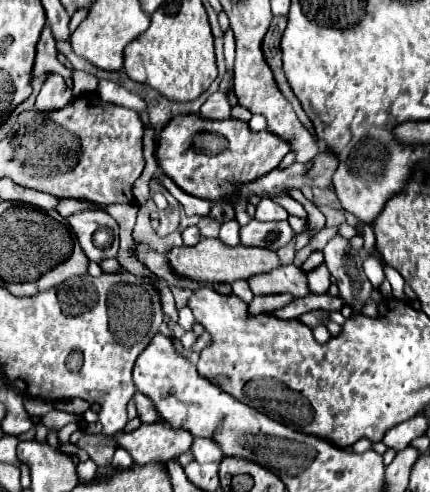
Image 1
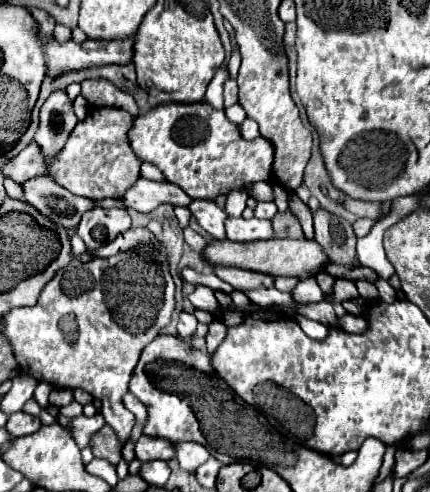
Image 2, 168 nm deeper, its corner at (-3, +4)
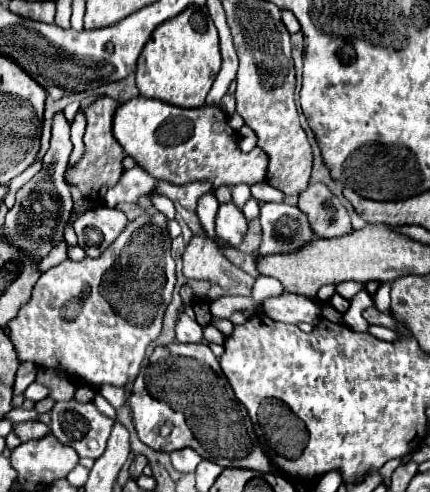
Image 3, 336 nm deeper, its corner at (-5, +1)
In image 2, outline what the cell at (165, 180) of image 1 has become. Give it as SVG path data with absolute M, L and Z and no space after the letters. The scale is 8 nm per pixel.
M142 162L142 166L140 166L140 176L142 176L142 178L148 178L148 180L158 180L158 182L164 180L164 176L158 172L158 168L156 168L154 164L148 164L148 162Z

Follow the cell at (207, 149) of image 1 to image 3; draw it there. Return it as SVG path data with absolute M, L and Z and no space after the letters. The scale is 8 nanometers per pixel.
M146 97L130 99L118 105L114 115L114 137L144 171L154 179L172 185L186 185L194 181L210 181L214 189L222 185L256 185L266 179L268 155L260 147L242 153L234 129L228 125L226 113L220 107L202 105L194 109L176 107L164 101Z

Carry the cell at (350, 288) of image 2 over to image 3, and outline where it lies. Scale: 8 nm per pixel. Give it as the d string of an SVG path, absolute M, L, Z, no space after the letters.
M346 281L346 283L336 285L336 293L340 293L344 299L352 299L352 295L358 293L362 287L364 287L364 285L358 285L358 283L354 283L354 281Z

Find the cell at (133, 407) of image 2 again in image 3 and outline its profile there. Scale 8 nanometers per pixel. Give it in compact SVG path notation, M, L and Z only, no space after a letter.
M102 385L100 387L100 395L114 407L114 409L120 409L122 405L126 405L128 397L126 397L126 391L122 387L110 387L110 385Z

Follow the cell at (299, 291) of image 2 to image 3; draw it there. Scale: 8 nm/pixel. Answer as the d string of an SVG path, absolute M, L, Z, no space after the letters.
M284 293L280 297L270 297L264 301L262 311L280 323L312 323L316 325L320 319L320 307L310 301L308 297L302 295L294 295L294 293Z

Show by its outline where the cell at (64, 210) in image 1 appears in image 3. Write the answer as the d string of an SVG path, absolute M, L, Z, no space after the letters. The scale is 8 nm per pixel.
M64 113L54 115L52 123L52 139L50 149L42 157L42 169L40 173L26 183L16 193L16 205L8 211L4 221L4 237L14 243L16 247L28 251L36 257L46 257L48 251L62 239L64 225L68 223L68 217L72 213L72 195L64 181L64 171L68 167L68 159L72 153L72 141L70 141L70 123L66 121Z

